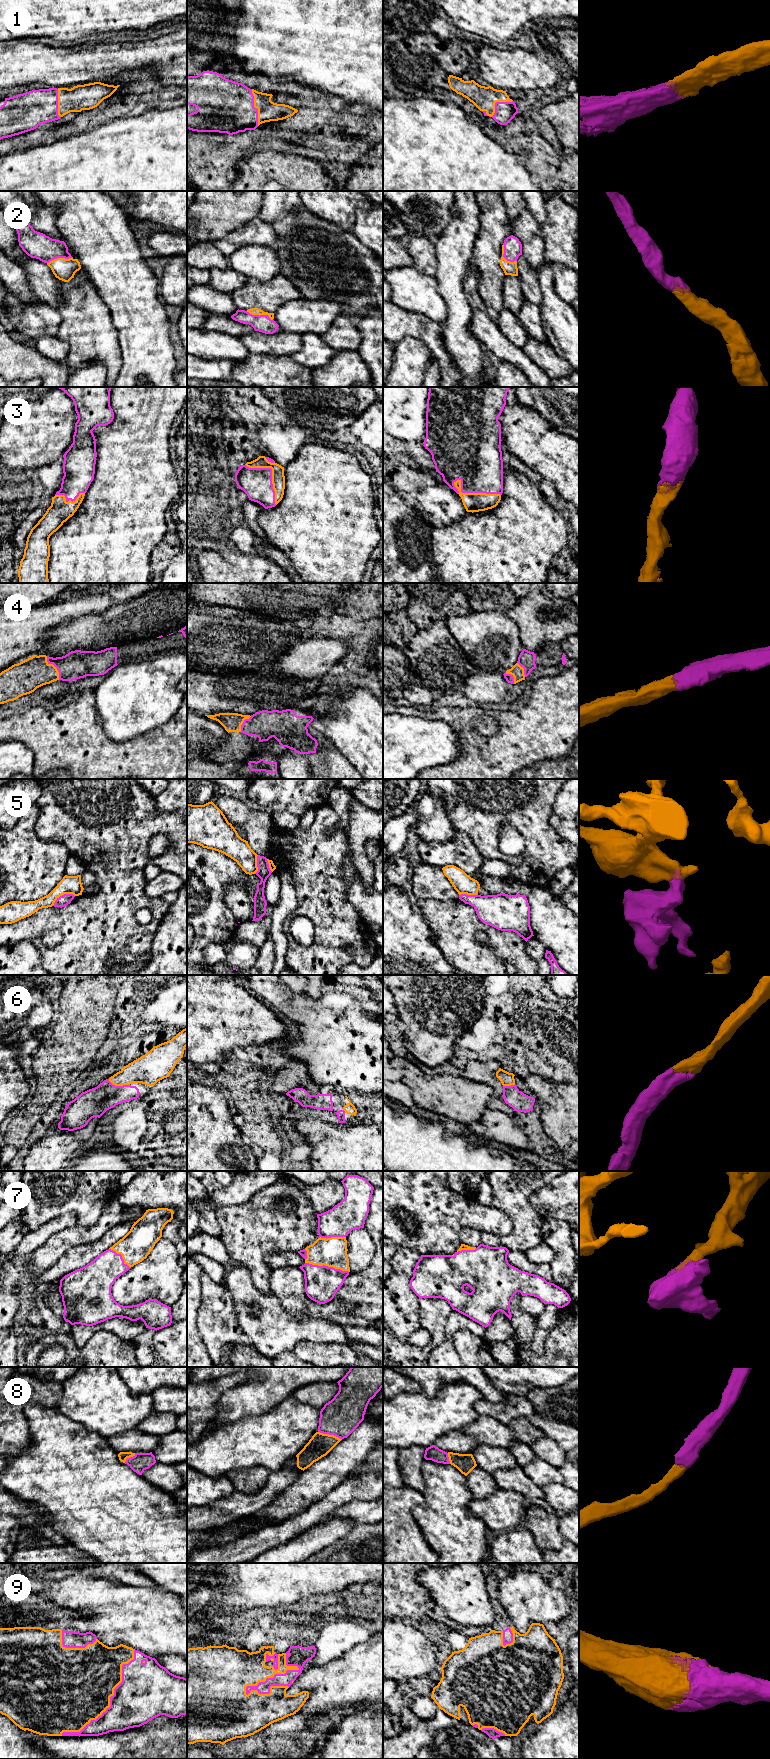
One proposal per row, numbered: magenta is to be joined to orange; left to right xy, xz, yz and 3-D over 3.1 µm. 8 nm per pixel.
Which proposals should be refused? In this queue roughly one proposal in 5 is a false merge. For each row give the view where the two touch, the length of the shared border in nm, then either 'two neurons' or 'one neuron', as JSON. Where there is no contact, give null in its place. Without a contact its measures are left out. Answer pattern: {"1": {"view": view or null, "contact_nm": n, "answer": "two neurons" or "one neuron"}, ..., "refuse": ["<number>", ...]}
{"1": {"view": "yz", "contact_nm": 260, "answer": "one neuron"}, "2": {"view": "xz", "contact_nm": 220, "answer": "one neuron"}, "3": {"view": "yz", "contact_nm": 400, "answer": "one neuron"}, "4": {"view": "xy", "contact_nm": 220, "answer": "one neuron"}, "5": {"view": "xy", "contact_nm": 200, "answer": "two neurons"}, "6": {"view": "xy", "contact_nm": 180, "answer": "one neuron"}, "7": {"view": "xz", "contact_nm": 360, "answer": "one neuron"}, "8": {"view": "xz", "contact_nm": 200, "answer": "one neuron"}, "9": {"view": "xz", "contact_nm": 480, "answer": "one neuron"}, "refuse": ["5"]}

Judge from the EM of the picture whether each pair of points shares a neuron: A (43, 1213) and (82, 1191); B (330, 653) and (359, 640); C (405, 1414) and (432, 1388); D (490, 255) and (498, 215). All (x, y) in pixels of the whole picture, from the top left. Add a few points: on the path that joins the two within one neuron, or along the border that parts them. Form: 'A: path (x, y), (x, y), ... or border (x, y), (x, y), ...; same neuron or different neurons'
A: path (53, 1205), (60, 1198), (72, 1197); same neuron
B: border (326, 638), (345, 639), (349, 643), (351, 651); different neurons
C: border (446, 1383), (433, 1397), (427, 1397), (421, 1391); different neurons
D: path (490, 245), (490, 237), (494, 225); same neuron

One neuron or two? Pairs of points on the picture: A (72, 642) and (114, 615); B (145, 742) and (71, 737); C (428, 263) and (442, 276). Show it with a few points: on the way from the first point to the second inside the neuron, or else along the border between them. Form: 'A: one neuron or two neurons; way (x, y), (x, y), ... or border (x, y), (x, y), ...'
A: one neuron; way (82, 633), (97, 632), (104, 625)
B: one neuron; way (127, 750), (89, 750)
C: two neurons; border (436, 247), (437, 266), (434, 276)

